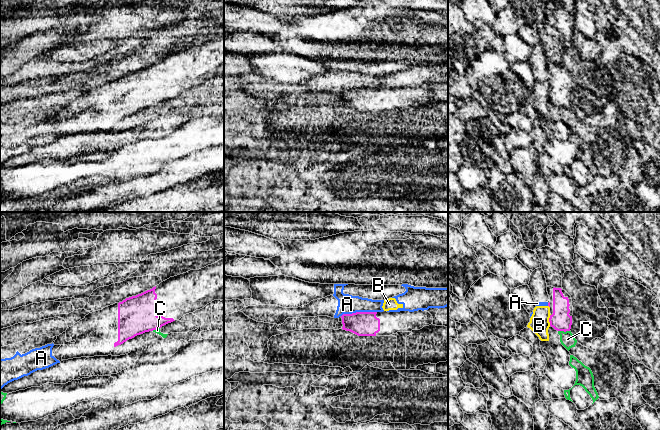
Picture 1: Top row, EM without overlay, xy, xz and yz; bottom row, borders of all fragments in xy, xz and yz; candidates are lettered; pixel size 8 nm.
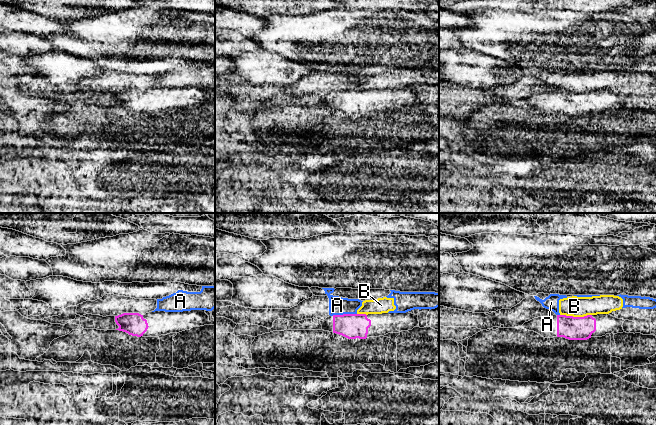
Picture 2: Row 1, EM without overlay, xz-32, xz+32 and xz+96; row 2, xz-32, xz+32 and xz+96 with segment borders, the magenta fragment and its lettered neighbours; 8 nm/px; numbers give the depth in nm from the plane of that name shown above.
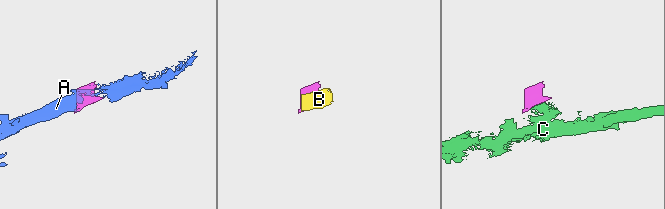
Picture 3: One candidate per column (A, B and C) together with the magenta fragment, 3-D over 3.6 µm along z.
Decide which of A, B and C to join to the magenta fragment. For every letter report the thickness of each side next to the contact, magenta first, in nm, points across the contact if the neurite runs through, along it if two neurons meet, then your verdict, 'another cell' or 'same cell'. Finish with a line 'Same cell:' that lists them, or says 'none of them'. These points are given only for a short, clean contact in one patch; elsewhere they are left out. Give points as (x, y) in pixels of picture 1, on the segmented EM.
A: 190/160 nm | another cell
B: 170/160 nm | along yz (550, 314), (549, 325) | another cell
C: 170/120 nm | along yz (558, 330), (569, 331) | another cell
Same cell: none of them

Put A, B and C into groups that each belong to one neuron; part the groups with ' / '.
A B / C

